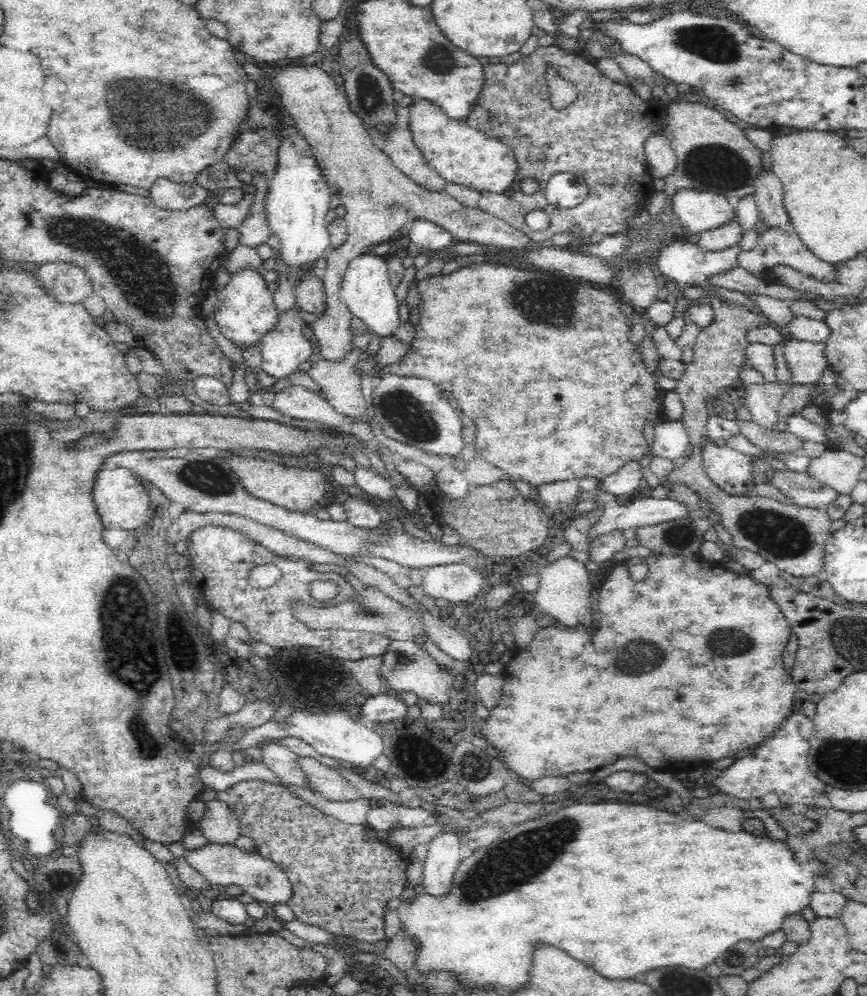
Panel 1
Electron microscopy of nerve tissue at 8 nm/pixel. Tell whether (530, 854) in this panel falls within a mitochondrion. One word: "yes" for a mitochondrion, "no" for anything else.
yes

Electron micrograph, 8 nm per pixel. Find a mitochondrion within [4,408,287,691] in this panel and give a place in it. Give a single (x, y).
(211, 478)

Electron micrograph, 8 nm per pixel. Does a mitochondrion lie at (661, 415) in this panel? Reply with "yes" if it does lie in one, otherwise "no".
no

